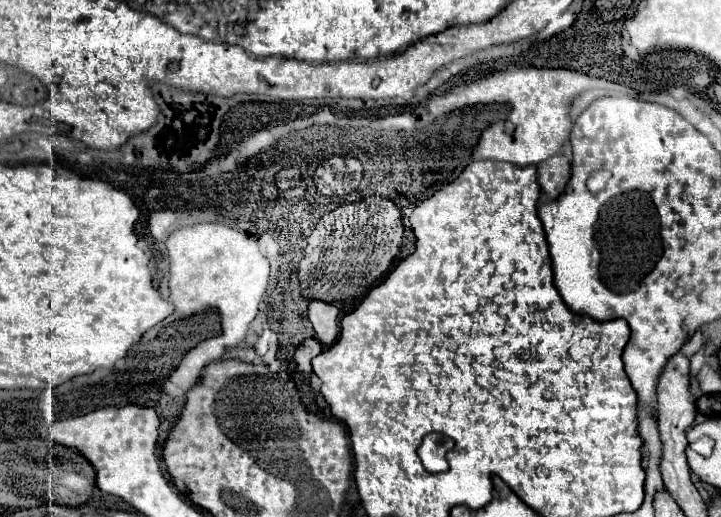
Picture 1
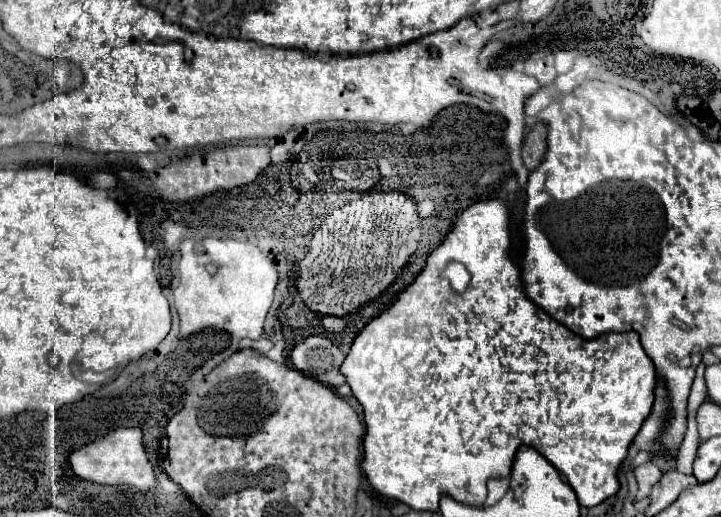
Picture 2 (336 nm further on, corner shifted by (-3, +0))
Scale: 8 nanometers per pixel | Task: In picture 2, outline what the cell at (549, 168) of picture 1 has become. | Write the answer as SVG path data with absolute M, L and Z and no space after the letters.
M537 122L533 130L527 132L523 142L523 162L529 170L535 170L547 152L547 126L543 122Z

